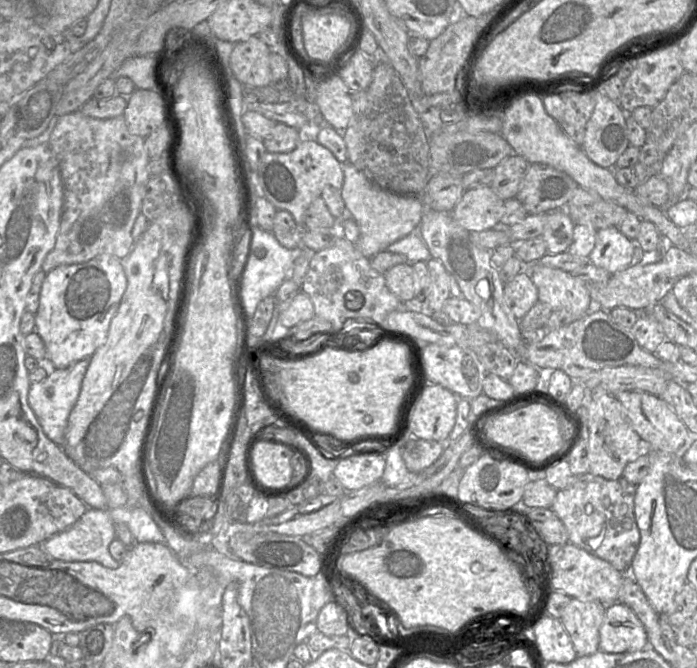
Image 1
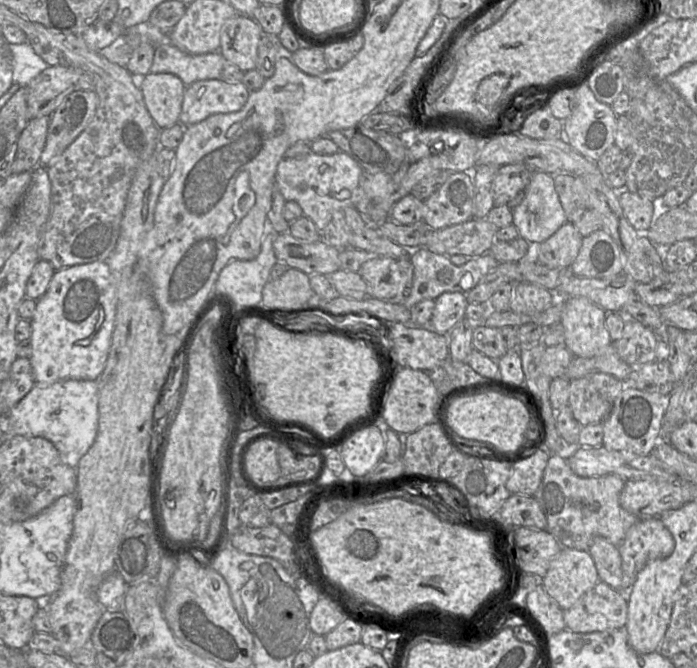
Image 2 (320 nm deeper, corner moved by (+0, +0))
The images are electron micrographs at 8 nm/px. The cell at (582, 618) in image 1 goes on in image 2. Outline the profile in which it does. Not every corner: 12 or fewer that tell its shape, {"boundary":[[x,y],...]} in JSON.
{"boundary":[[562,548],[542,586],[567,610],[599,581],[588,551]]}

